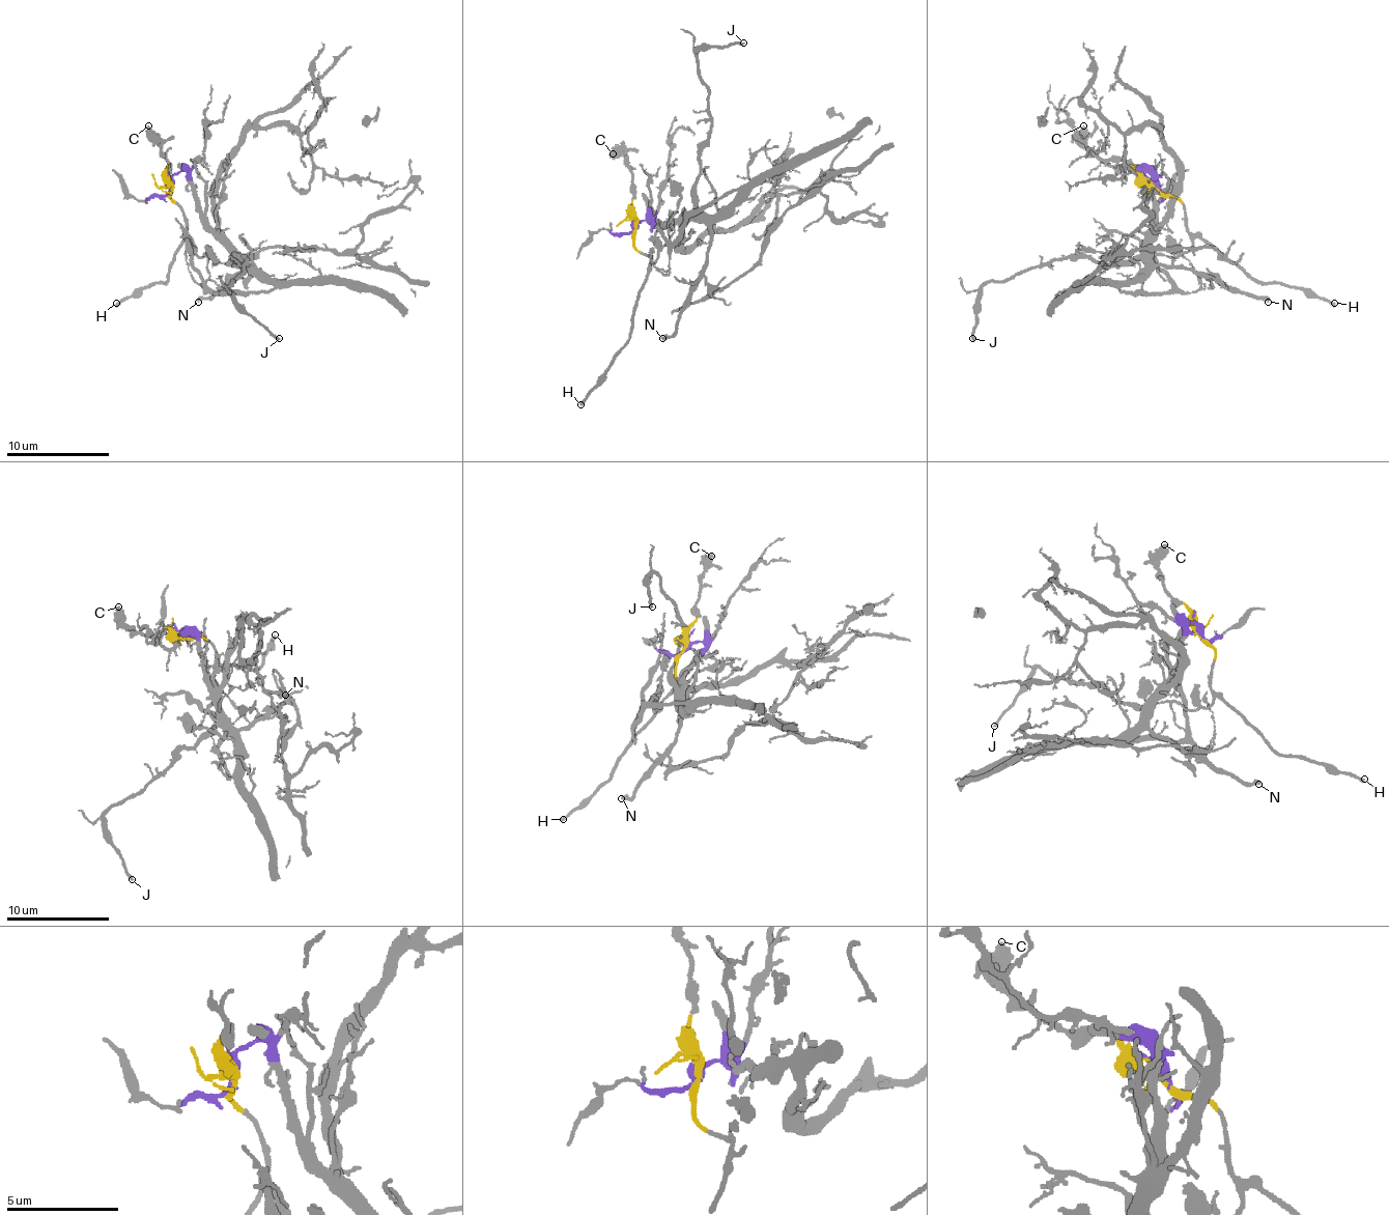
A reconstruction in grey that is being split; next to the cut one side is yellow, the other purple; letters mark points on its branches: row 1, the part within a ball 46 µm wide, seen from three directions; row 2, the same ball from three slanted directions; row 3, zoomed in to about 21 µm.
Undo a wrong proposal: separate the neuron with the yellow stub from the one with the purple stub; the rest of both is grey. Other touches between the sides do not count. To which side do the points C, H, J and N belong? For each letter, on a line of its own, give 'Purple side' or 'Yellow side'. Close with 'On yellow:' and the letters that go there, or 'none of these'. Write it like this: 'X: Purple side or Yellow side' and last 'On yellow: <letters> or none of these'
C: Yellow side
H: Yellow side
J: Purple side
N: Purple side
On yellow: C, H

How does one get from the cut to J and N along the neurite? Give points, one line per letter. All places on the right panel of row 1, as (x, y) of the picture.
J: (1156, 184), (1151, 171), (1153, 241), (1140, 253), (1107, 263), (1048, 261), (989, 281), (981, 289), (973, 338)
N: (1156, 184), (1151, 171), (1151, 258), (1156, 263), (1194, 269), (1227, 286), (1235, 286), (1245, 294), (1269, 302)

